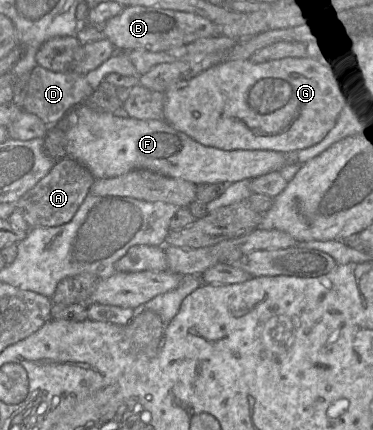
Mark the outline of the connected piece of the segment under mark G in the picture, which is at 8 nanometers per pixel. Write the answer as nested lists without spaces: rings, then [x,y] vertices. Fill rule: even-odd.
[[[315,56],[263,63],[224,60],[172,85],[164,94],[164,120],[205,146],[288,153],[319,143],[335,126],[345,84],[335,69]]]

